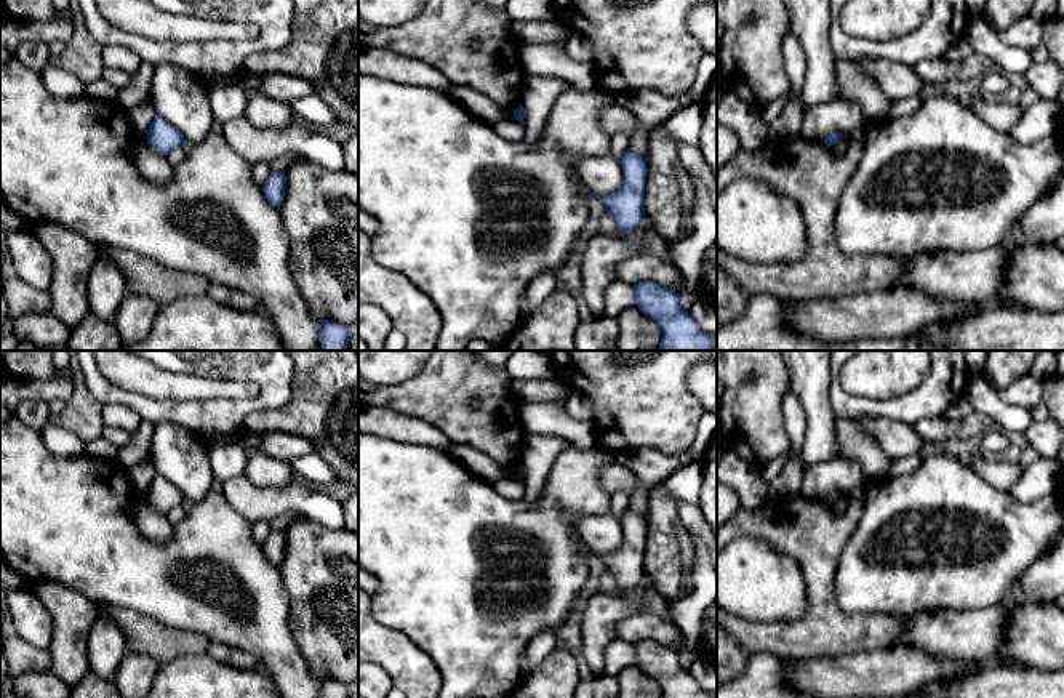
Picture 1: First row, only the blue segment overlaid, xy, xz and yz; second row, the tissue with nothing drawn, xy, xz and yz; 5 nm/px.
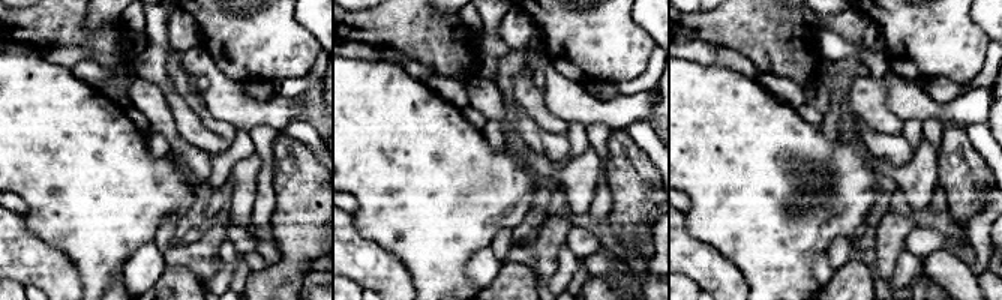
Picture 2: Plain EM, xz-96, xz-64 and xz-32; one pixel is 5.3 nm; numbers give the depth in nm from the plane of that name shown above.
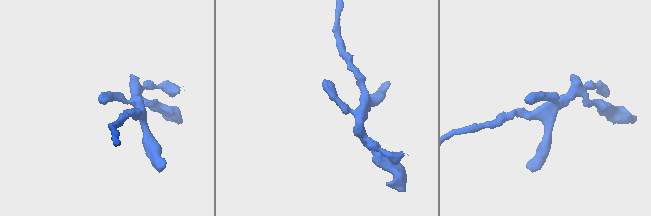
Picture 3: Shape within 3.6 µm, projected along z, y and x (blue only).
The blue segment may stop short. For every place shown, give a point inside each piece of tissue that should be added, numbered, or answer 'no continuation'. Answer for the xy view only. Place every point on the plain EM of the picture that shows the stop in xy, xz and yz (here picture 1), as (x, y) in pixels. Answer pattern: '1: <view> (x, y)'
no continuation

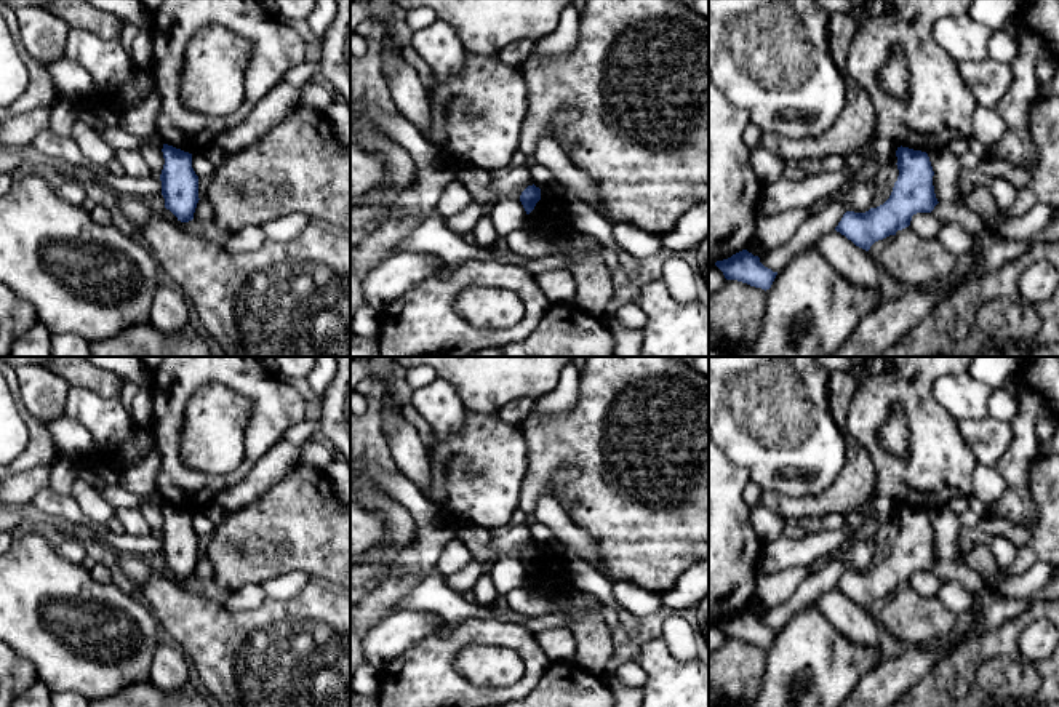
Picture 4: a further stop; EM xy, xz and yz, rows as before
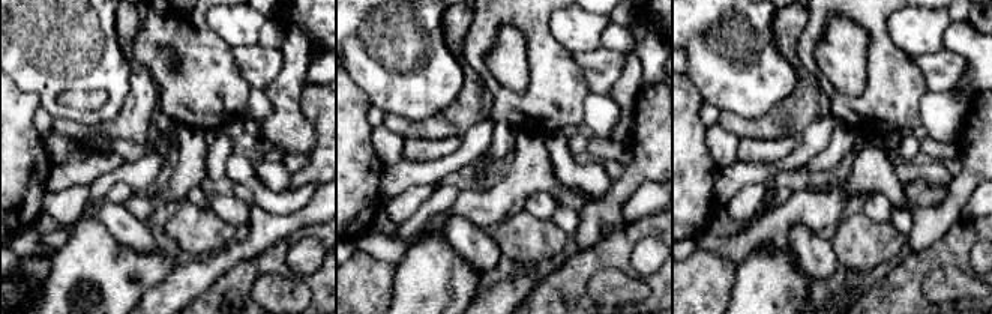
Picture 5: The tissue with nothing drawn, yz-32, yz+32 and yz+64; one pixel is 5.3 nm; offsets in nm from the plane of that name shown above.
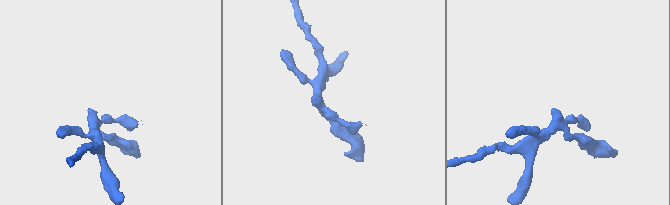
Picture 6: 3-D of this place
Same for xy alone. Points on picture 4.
no continuation

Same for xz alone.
no continuation

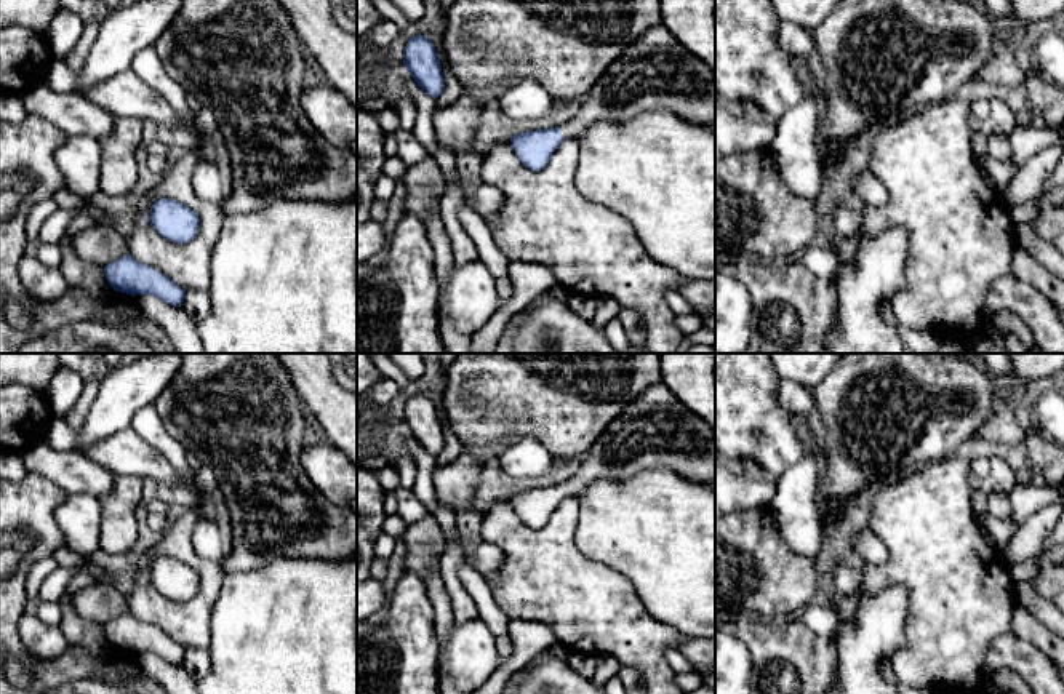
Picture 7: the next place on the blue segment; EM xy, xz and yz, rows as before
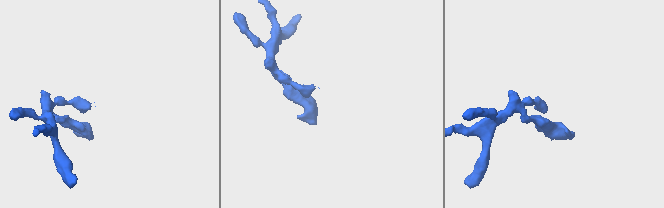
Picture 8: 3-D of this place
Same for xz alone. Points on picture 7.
1: xz (656, 430)

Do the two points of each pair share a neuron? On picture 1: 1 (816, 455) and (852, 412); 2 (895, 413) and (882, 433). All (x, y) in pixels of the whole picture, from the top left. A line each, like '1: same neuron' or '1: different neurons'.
1: different neurons
2: different neurons

